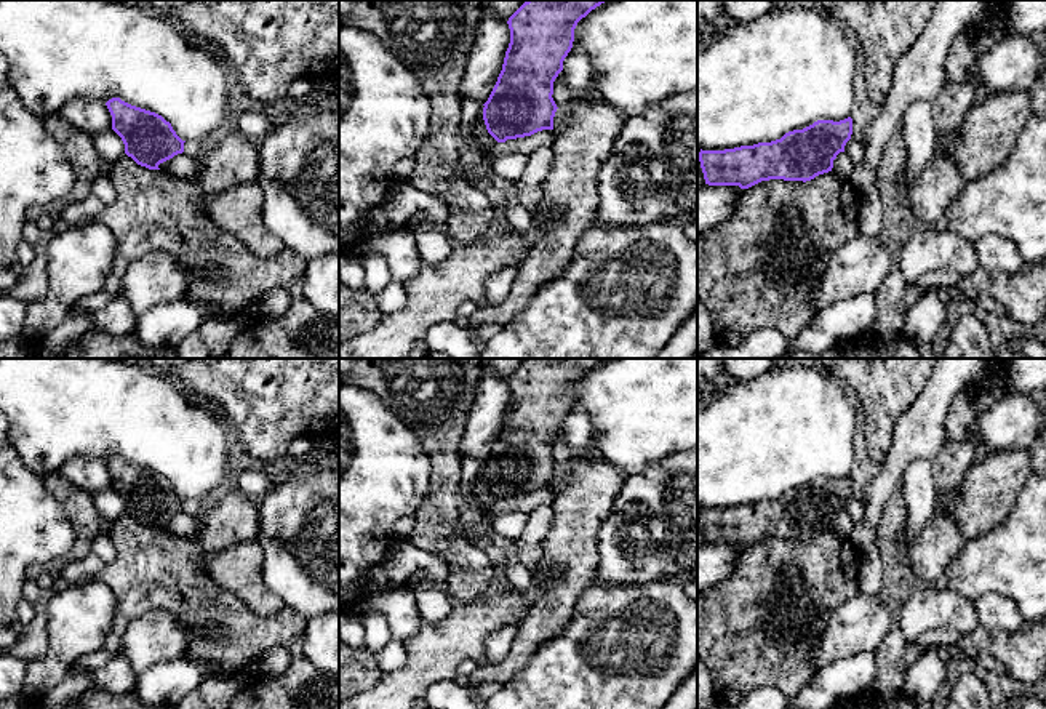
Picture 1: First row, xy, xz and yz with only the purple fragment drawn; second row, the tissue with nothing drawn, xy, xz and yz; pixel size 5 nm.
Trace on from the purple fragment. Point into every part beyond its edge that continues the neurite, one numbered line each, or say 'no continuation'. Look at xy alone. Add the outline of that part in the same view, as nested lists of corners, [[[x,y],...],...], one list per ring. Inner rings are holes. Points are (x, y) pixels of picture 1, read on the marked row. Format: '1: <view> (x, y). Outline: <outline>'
no continuation

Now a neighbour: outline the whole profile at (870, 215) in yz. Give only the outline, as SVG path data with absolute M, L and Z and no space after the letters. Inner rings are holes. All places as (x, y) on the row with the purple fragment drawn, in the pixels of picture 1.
M872 186L862 194L859 234L867 237L880 237L883 234L883 203L878 186Z

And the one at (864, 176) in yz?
M851 138L844 146L844 152L852 162L849 184L860 194L876 186L880 171L865 163L864 144Z

